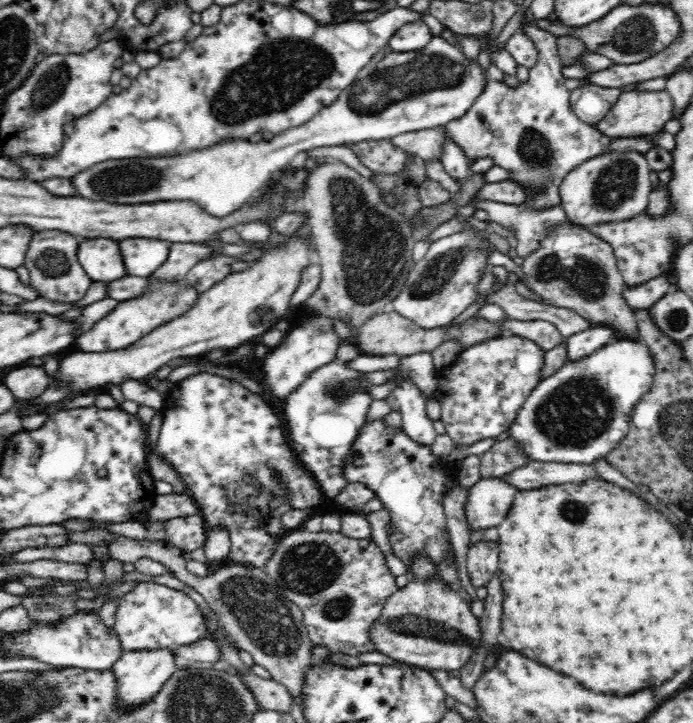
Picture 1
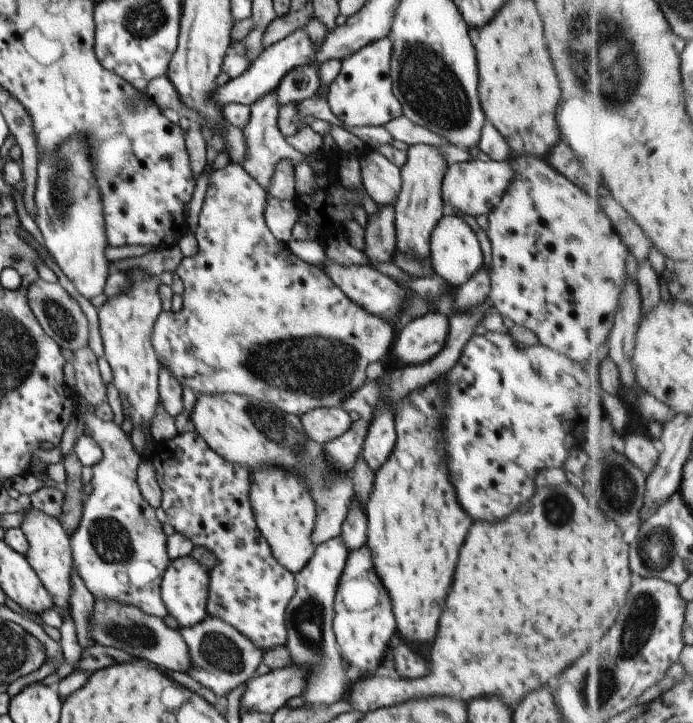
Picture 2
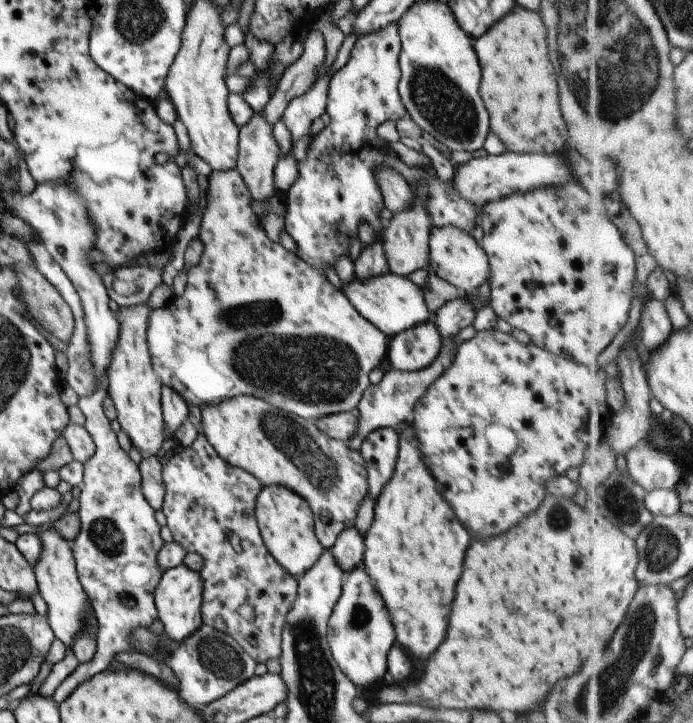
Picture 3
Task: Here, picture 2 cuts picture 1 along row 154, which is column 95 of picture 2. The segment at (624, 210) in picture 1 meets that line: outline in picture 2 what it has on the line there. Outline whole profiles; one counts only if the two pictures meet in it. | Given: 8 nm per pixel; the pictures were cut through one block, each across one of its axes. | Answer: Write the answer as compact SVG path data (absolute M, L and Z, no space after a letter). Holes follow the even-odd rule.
M95 599L92 604L90 619L87 621L90 640L102 647L111 647L125 652L130 657L145 659L157 664L161 670L174 673L190 671L190 654L178 629L171 629L163 619L146 615L140 608L124 605L113 599Z

